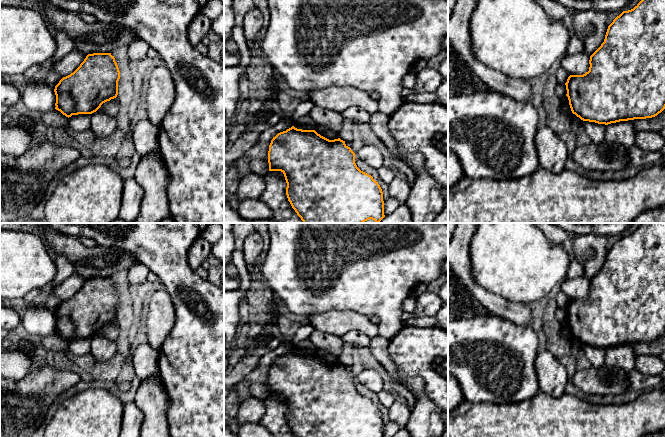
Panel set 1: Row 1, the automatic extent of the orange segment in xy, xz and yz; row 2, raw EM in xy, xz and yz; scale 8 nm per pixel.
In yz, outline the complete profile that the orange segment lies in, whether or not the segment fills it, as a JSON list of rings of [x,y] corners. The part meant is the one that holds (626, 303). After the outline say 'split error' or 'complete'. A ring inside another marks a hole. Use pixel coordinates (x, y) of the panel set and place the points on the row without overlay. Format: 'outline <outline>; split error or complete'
outline [[[642,223],[633,233],[617,240],[589,288],[588,296],[570,299],[565,307],[571,335],[581,344],[608,349],[661,337],[665,333],[665,223]]]; complete

